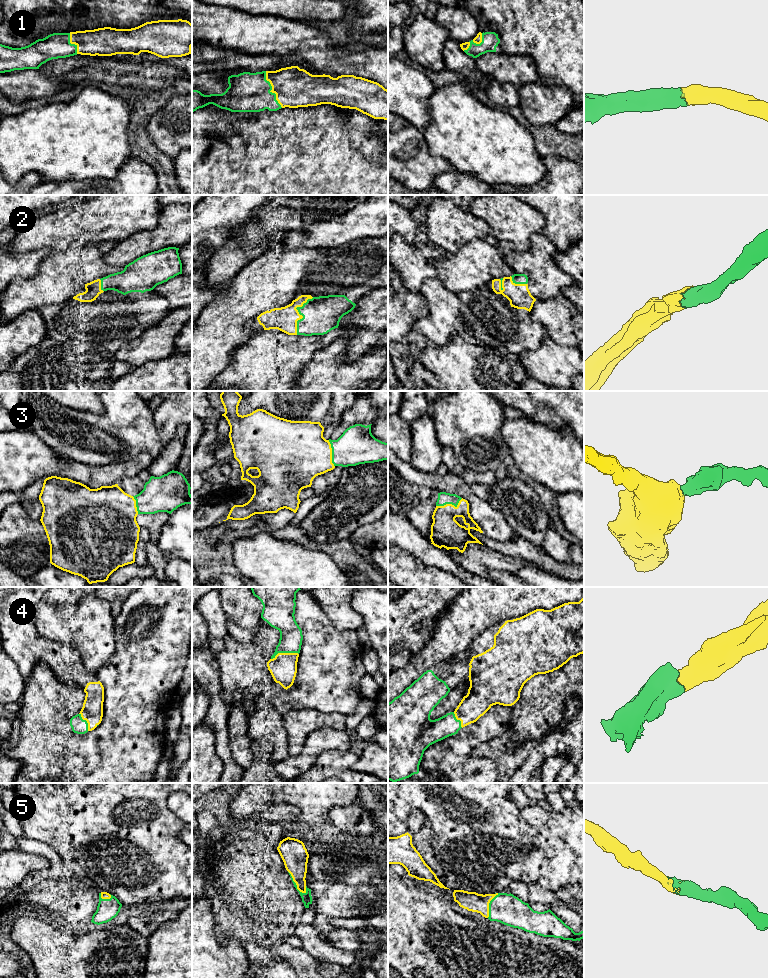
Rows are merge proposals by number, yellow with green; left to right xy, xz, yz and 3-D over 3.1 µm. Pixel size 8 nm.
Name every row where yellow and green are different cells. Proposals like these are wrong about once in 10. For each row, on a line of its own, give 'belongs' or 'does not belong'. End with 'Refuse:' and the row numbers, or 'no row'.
1: belongs
2: belongs
3: belongs
4: belongs
5: belongs
Refuse: no row

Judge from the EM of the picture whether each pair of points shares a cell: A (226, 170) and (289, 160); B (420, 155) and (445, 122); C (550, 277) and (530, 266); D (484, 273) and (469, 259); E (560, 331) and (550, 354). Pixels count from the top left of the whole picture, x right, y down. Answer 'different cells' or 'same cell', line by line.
A: same cell
B: different cells
C: same cell
D: same cell
E: different cells

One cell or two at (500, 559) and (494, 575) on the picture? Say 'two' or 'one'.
two

